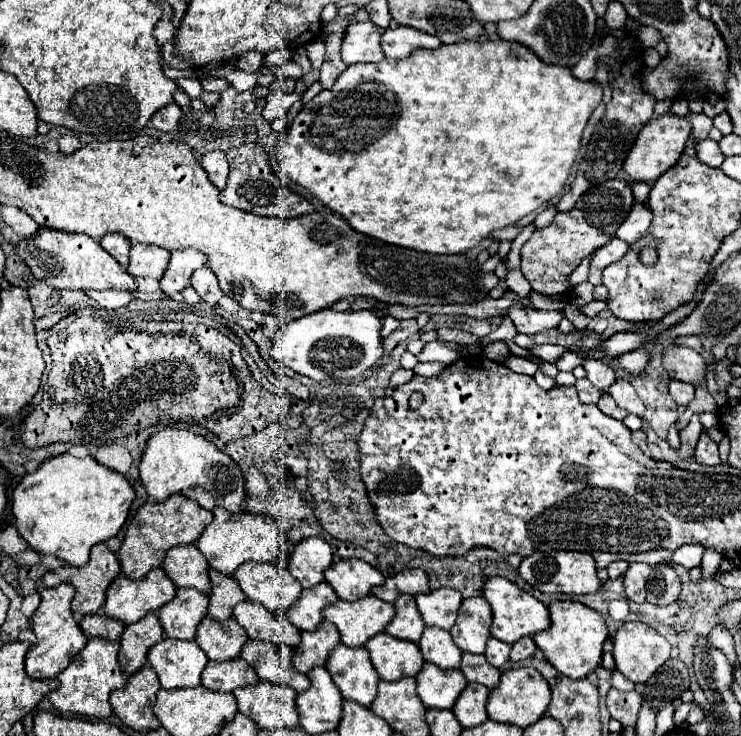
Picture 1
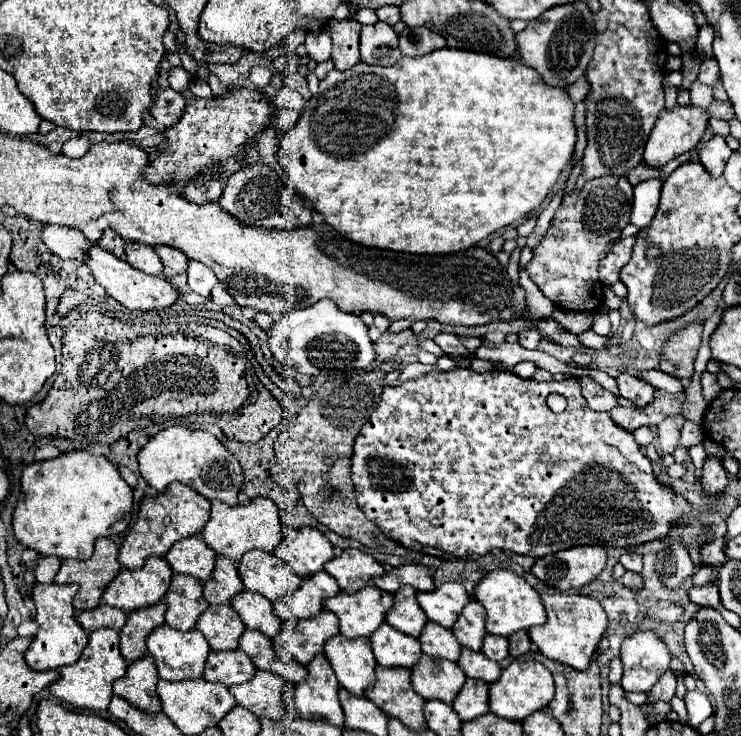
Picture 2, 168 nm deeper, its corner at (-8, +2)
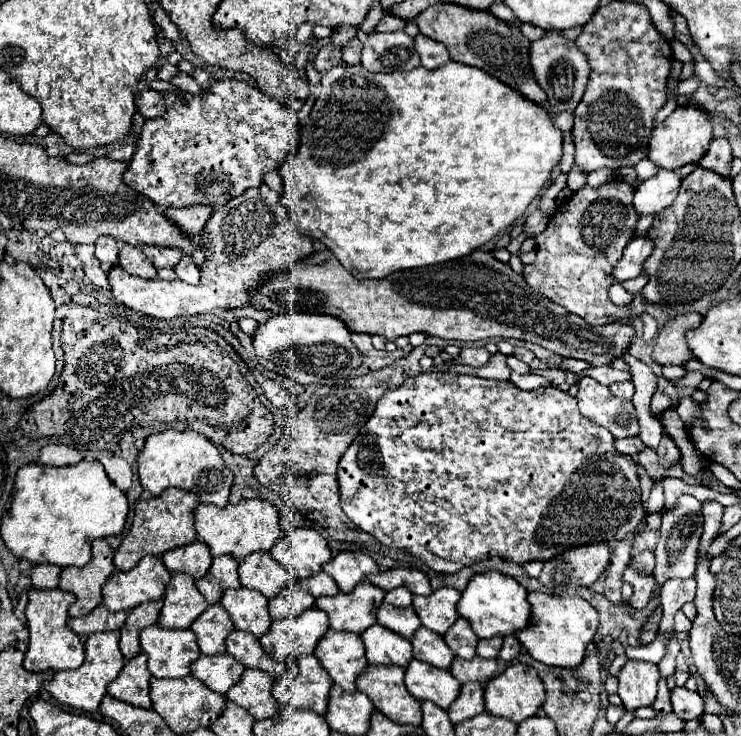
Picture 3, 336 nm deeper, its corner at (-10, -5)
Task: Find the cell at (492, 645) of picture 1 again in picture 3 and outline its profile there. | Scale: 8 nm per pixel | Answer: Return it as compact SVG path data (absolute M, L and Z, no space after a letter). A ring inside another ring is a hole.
M491 637L491 639L479 639L477 645L477 655L485 659L497 659L501 651L501 637Z

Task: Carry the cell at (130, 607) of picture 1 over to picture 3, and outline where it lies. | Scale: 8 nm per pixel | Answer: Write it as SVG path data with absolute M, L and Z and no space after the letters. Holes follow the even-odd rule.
M145 557L131 571L117 571L103 585L103 605L117 611L131 611L141 603L163 599L165 585L171 573L165 569L161 557Z

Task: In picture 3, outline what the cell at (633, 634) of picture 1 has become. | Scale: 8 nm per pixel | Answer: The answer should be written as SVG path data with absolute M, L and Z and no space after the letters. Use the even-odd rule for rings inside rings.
M629 659L625 667L619 671L619 697L623 699L623 707L633 711L637 707L649 707L657 695L659 669L647 661Z

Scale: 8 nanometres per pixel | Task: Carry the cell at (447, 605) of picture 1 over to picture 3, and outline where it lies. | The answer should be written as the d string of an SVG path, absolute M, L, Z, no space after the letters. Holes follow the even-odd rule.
M441 587L433 591L427 597L413 597L413 607L421 619L421 623L439 633L445 635L445 631L451 627L451 623L457 621L457 603L461 593L453 587Z

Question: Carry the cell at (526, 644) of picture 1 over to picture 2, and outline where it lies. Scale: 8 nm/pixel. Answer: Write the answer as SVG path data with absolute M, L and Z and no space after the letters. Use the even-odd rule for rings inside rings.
M519 630L519 632L515 632L515 634L509 636L509 654L513 658L519 658L521 654L527 654L529 646L531 646L531 640L529 640L529 636L527 636L525 630Z

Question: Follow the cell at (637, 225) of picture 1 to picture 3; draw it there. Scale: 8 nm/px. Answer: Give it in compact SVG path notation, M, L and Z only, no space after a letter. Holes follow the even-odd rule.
M659 169L659 173L651 179L645 179L635 189L635 211L639 215L657 215L665 207L673 203L677 197L677 191L681 187L681 179L675 171Z

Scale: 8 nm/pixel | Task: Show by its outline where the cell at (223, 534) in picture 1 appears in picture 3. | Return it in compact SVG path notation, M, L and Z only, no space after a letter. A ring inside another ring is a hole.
M243 499L239 505L199 505L195 509L195 529L203 543L207 543L211 555L231 555L235 559L245 559L255 551L271 551L277 539L283 535L279 527L279 517L275 505L259 499Z

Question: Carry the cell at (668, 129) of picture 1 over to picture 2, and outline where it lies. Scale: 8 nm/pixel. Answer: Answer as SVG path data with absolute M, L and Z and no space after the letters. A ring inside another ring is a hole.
M693 104L689 106L673 106L669 110L663 110L661 116L657 118L651 134L649 134L649 140L645 144L645 154L643 154L643 162L647 166L653 166L653 168L661 168L665 166L669 160L689 152L691 148L695 148L707 128L707 122L709 122L709 114L707 110L703 108L697 108Z

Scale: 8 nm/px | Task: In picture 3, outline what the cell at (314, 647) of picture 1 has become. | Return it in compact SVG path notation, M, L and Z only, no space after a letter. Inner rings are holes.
M309 609L303 615L295 619L281 619L273 621L267 635L263 635L259 641L263 645L263 651L275 659L295 659L299 655L311 655L315 651L315 645L329 629L329 617L321 609Z

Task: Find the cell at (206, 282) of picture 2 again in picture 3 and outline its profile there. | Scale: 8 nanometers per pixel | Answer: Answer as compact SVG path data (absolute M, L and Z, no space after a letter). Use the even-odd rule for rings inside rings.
M181 257L181 261L175 265L173 269L177 273L177 277L189 285L199 285L201 283L201 269L193 263L191 257Z

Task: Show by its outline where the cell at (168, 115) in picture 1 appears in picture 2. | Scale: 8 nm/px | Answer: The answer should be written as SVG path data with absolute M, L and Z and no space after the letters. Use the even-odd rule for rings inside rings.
M167 88L167 90L157 92L155 102L151 104L149 112L151 112L151 116L153 116L163 128L169 128L169 126L173 126L173 124L181 118L183 108L185 108L185 98L183 98L179 92Z

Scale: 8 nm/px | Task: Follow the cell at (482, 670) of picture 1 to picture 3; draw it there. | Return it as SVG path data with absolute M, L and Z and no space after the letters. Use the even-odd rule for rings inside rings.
M455 657L453 659L453 665L451 665L451 675L461 681L461 683L489 683L495 675L497 675L497 661L495 659L483 659L483 657L475 657L471 661L467 659L459 659Z

